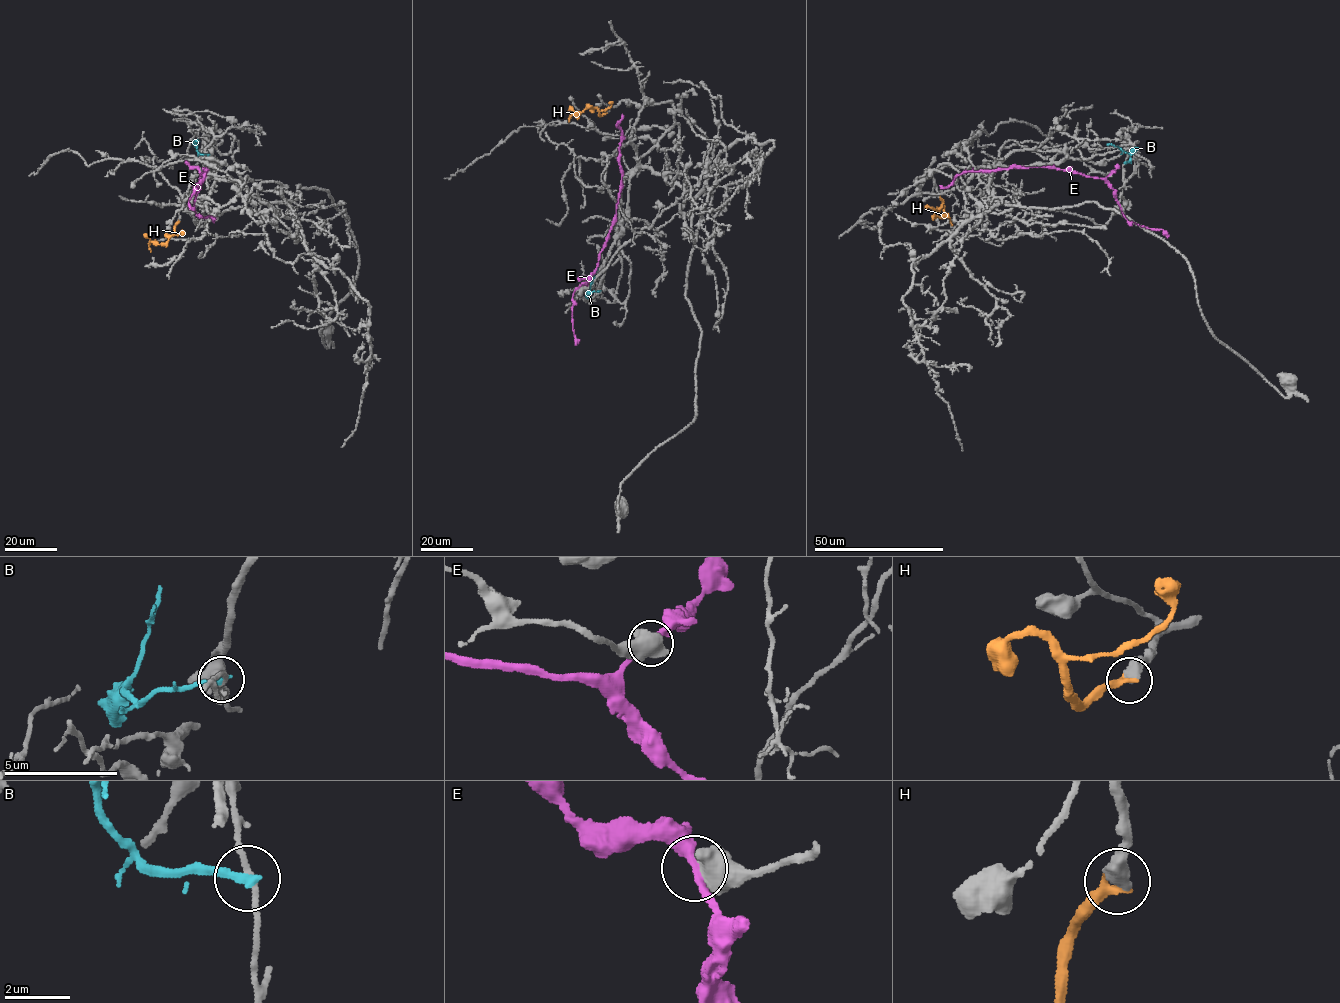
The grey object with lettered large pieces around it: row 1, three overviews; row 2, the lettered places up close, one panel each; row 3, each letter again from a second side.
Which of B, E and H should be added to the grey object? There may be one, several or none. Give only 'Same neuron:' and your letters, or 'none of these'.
Same neuron: H

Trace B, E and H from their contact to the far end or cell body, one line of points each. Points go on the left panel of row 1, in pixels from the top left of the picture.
B: (208, 154), (199, 153), (196, 140)
E: (199, 170), (201, 175), (206, 171), (189, 199), (192, 208)
H: (179, 221), (166, 242), (150, 241), (151, 251)

